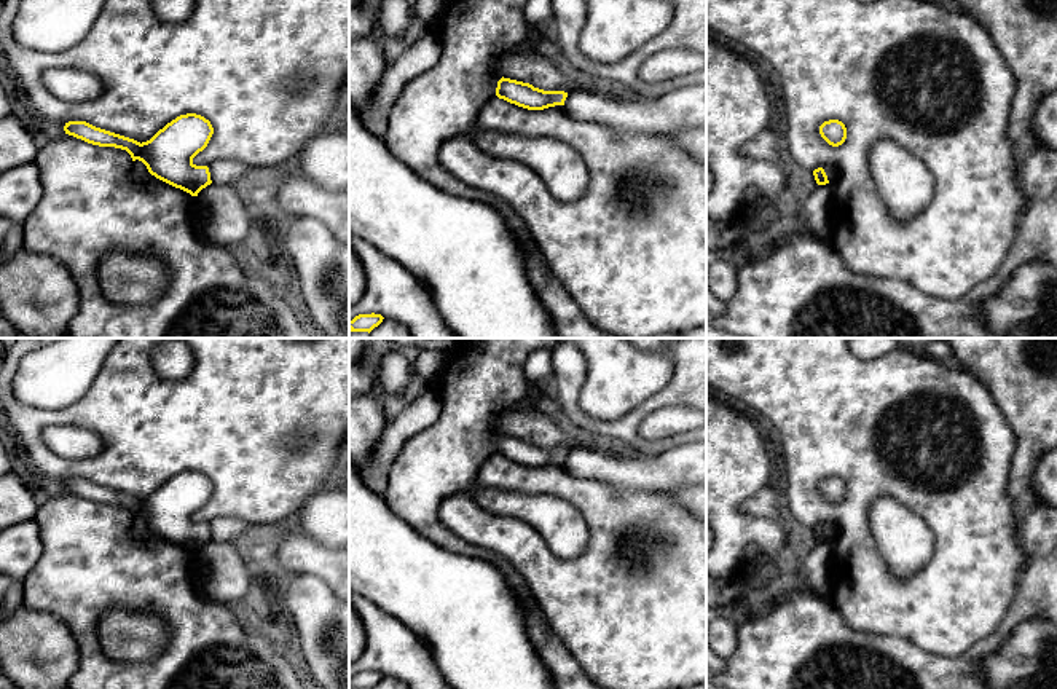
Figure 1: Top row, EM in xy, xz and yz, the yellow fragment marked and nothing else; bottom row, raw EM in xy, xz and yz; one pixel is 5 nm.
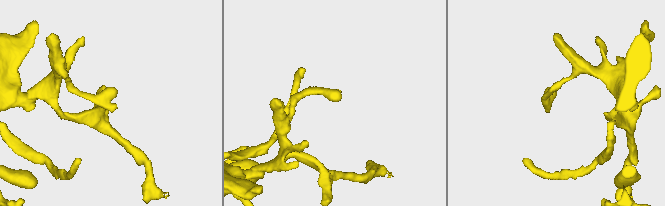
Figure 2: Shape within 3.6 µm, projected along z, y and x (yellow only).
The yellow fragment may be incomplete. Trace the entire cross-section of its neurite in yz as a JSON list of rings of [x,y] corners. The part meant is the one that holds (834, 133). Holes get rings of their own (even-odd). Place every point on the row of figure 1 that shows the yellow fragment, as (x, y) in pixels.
[[[829,120],[819,126],[819,134],[829,145],[839,147],[847,139],[847,128],[839,120]]]

